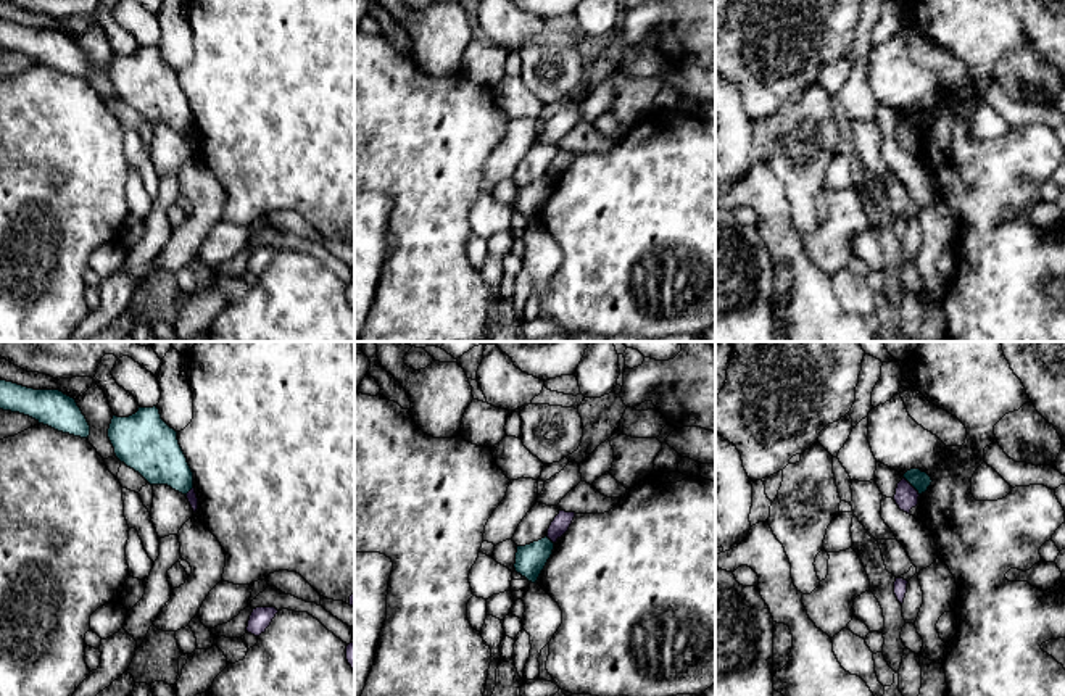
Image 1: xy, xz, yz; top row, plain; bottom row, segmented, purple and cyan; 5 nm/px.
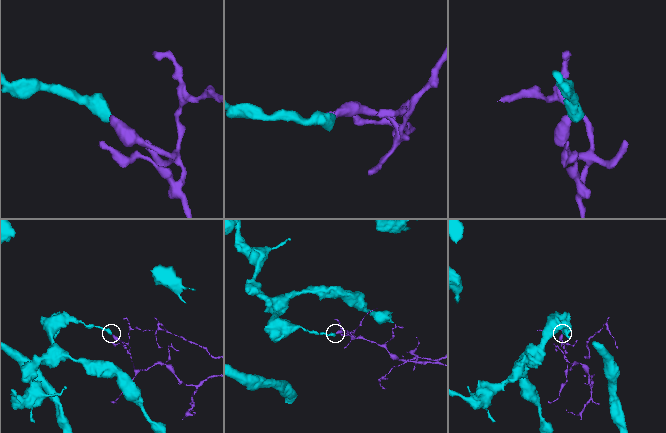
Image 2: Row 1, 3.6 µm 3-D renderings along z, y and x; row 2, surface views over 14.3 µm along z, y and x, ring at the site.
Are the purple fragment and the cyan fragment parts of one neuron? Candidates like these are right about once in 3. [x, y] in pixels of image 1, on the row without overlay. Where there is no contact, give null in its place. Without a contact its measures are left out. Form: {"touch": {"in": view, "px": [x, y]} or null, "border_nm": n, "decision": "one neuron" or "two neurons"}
{"touch": {"in": "yz", "px": [912, 126]}, "border_nm": 120, "decision": "two neurons"}

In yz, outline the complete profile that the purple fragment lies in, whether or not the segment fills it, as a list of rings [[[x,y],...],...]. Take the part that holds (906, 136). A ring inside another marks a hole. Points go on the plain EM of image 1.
[[[902,118],[897,122],[894,140],[901,150],[910,153],[910,148],[918,143],[918,135],[918,130],[905,118]]]

